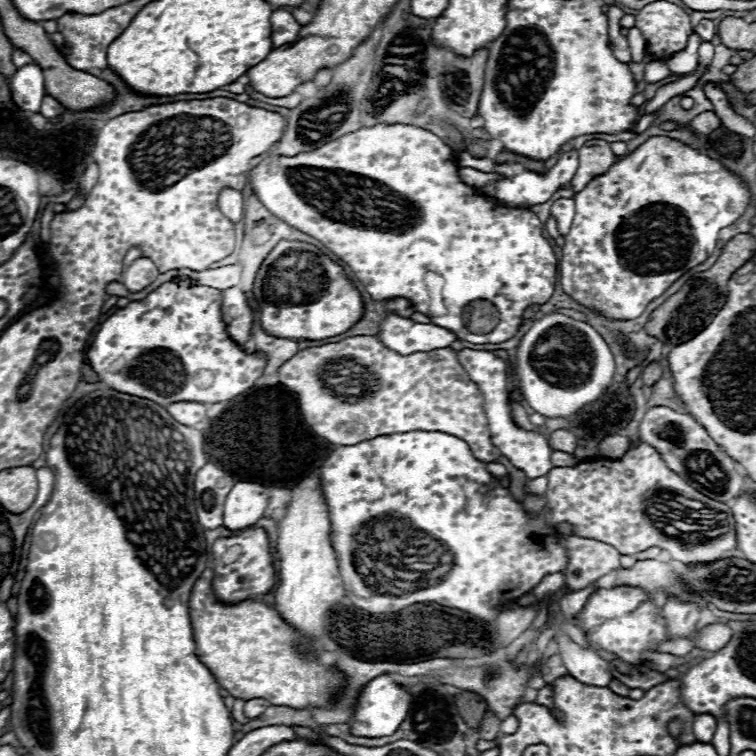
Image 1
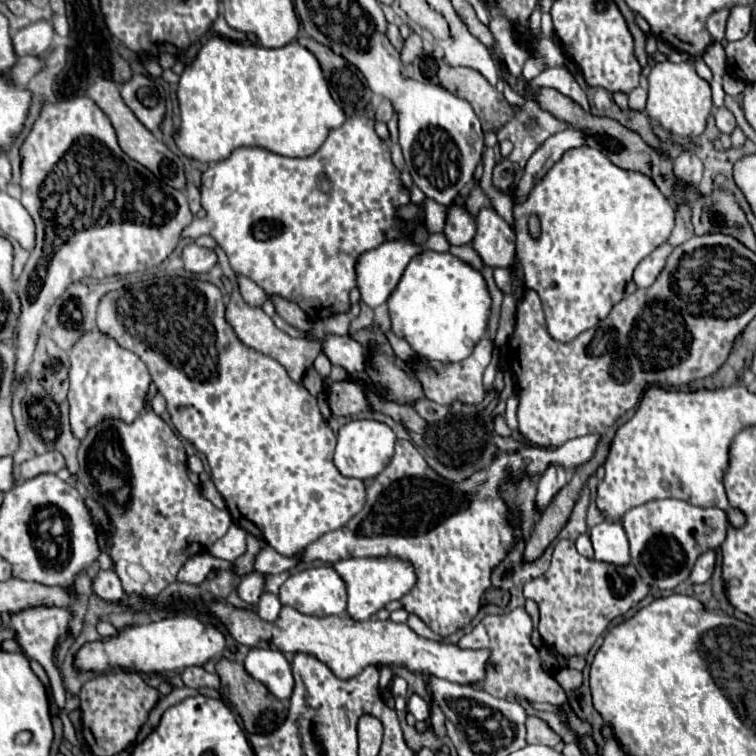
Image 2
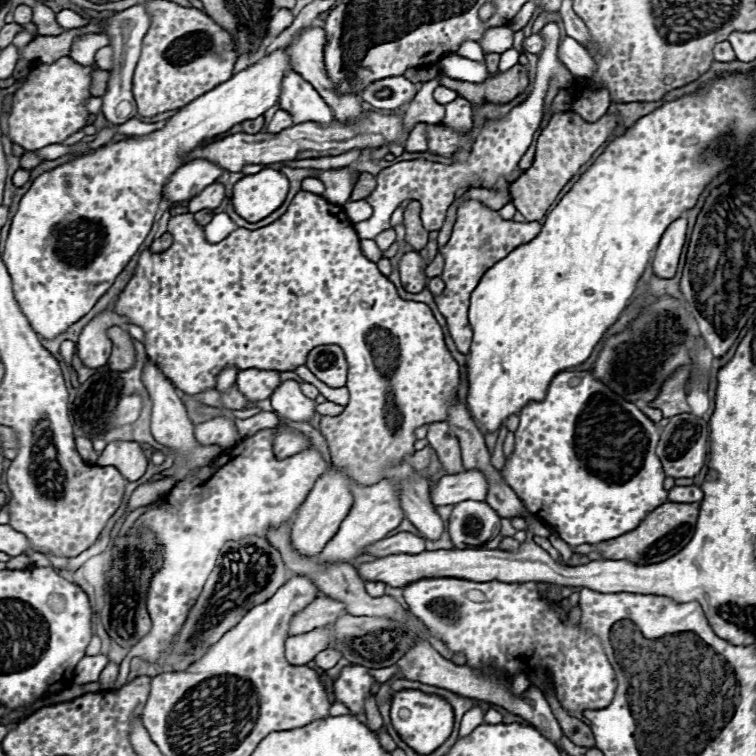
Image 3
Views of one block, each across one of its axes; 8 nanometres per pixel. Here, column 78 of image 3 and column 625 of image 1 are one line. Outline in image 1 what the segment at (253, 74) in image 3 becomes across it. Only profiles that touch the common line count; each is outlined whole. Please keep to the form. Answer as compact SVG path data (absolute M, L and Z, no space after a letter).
M650 136L634 152L614 162L606 174L588 182L574 200L576 216L558 262L560 284L576 302L596 308L608 318L634 320L650 300L664 294L672 282L714 252L718 232L744 214L750 192L718 160L668 136Z

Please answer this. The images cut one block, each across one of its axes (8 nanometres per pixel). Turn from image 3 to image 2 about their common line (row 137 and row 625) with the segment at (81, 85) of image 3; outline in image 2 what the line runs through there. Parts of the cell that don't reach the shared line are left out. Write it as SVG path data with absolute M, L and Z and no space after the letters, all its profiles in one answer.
M38 606L38 608L30 608L30 610L20 610L20 612L14 612L10 616L10 628L16 632L16 642L24 648L24 652L38 660L42 664L42 668L46 670L48 678L50 678L50 684L52 684L52 692L54 692L54 700L56 704L60 706L60 710L64 710L64 684L62 684L62 678L60 678L60 672L54 664L54 646L60 638L68 636L70 634L70 624L72 620L72 608L70 606Z

